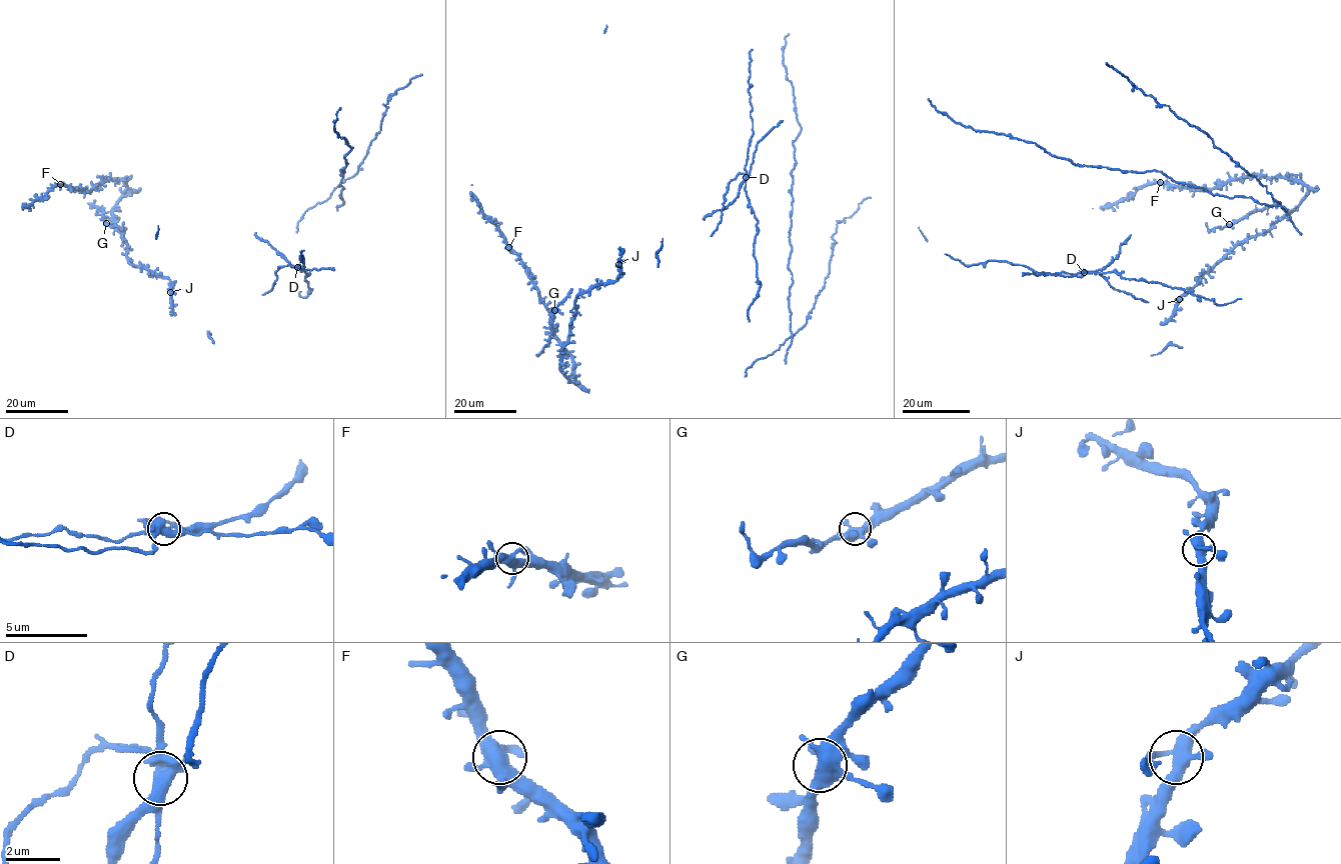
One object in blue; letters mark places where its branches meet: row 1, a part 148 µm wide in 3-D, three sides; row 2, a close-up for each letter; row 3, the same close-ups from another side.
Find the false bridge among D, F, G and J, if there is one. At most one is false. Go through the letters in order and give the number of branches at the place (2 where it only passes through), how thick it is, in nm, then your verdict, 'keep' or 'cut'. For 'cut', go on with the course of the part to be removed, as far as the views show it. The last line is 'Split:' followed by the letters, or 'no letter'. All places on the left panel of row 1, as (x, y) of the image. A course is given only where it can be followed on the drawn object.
D: 5 | 500 nm | cut | (297, 267), (280, 267), (273, 287), (262, 294)
F: 5 | 460 nm | keep
G: 5 | 480 nm | keep
J: 5 | 440 nm | keep
Split: D

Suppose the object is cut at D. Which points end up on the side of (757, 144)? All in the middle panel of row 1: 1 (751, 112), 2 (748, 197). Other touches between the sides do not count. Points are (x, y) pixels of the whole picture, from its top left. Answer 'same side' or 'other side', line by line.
1: other side
2: other side

